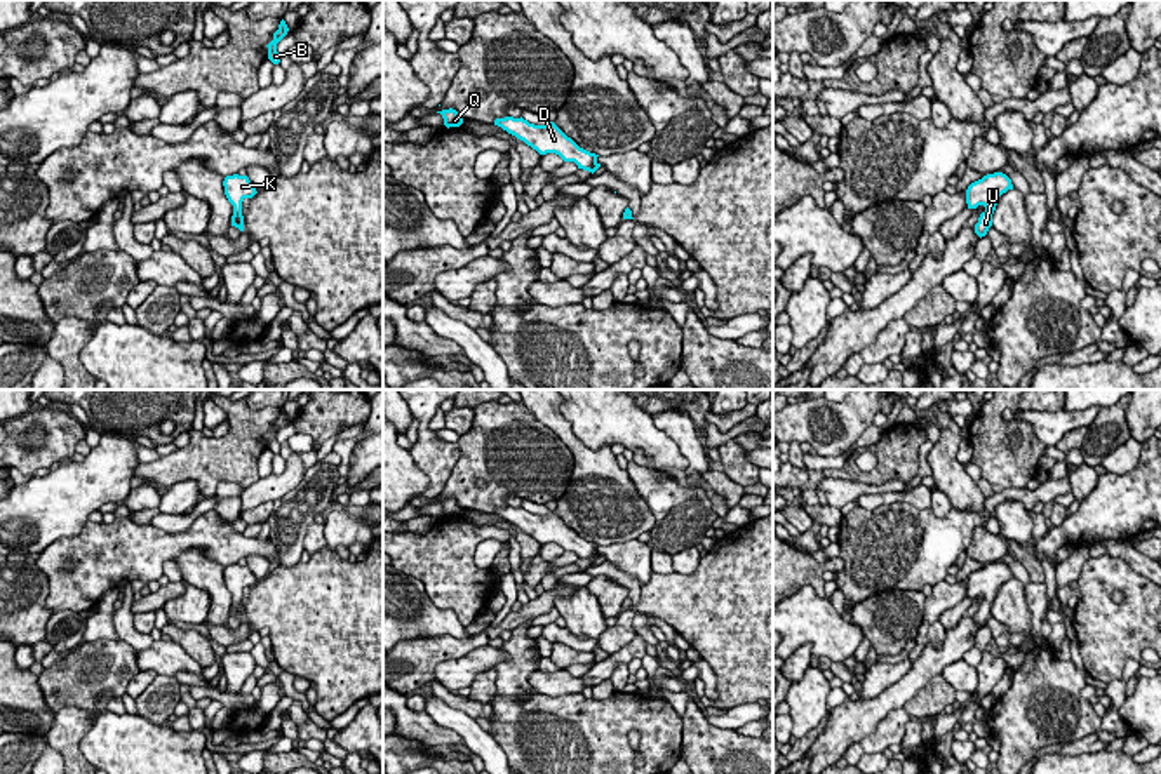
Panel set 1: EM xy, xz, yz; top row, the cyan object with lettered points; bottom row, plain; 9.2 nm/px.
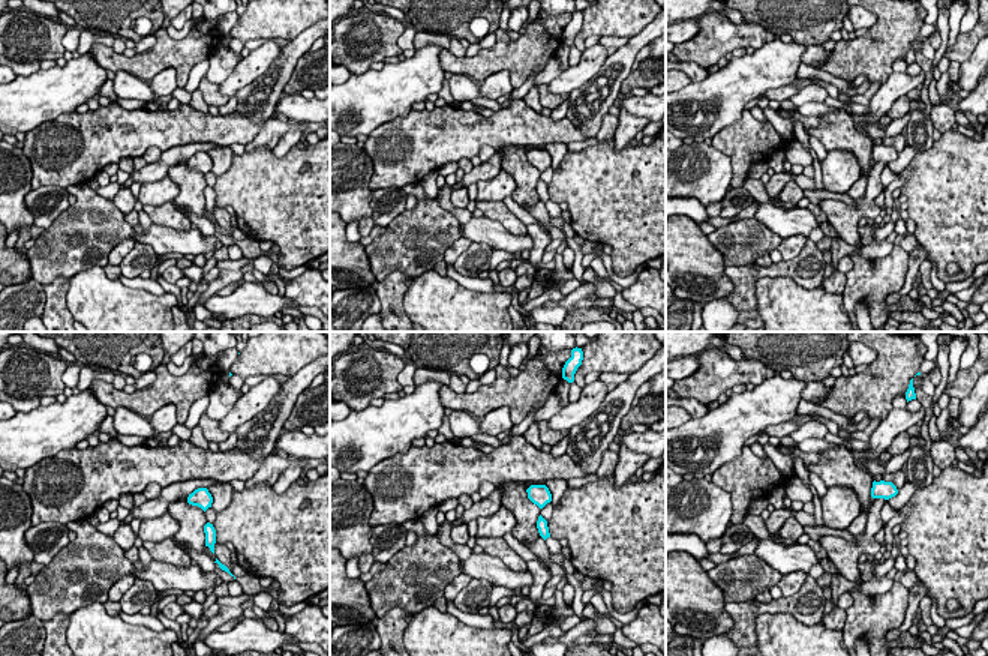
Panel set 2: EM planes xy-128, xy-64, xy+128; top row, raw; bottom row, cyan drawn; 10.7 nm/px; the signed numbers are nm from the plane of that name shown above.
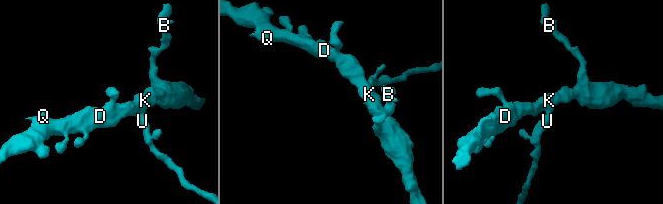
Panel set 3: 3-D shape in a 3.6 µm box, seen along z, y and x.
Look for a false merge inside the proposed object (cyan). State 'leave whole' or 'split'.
leave whole

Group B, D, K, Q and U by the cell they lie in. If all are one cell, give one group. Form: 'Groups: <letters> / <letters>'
Groups: B D K Q U

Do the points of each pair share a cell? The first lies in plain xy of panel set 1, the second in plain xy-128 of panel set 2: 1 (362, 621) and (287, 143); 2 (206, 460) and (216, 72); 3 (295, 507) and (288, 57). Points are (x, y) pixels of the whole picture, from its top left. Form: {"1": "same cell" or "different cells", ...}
{"1": "different cells", "2": "different cells", "3": "same cell"}

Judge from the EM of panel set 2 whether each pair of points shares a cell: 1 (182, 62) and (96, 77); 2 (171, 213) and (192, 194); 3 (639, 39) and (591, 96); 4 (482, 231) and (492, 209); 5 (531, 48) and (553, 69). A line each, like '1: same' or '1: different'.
1: different
2: different
3: same
4: different
5: different

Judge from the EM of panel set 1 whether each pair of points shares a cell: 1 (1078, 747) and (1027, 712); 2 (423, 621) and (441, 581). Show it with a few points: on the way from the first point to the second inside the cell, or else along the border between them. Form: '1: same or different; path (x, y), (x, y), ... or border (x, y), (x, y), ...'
1: different; border (1093, 733), (1062, 745)
2: different; border (402, 573), (463, 627)

